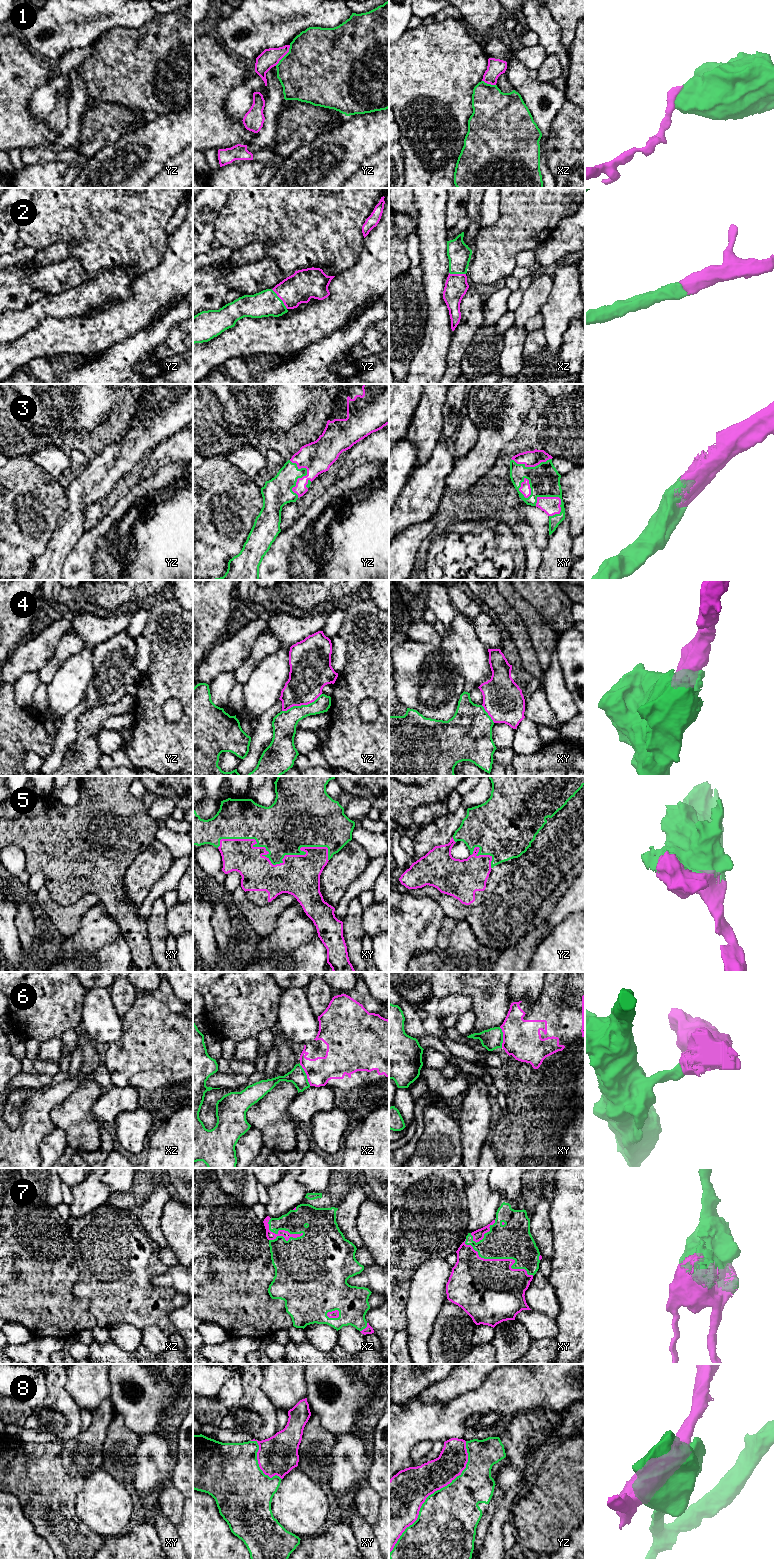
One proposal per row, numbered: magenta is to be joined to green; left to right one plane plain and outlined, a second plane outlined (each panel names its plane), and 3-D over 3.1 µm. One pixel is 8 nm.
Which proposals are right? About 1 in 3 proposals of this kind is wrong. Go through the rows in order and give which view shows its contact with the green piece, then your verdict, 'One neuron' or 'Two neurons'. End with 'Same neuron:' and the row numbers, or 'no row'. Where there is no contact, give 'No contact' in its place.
1: Touches green in yz. Two neurons
2: Touches green in yz. One neuron
3: Touches green in xy. One neuron
4: Touches green in yz. Two neurons
5: Touches green in xy. One neuron
6: Touches green in xz. Two neurons
7: Touches green in xy. One neuron
8: Touches green in yz. Two neurons
Same neuron: 2, 3, 5, 7

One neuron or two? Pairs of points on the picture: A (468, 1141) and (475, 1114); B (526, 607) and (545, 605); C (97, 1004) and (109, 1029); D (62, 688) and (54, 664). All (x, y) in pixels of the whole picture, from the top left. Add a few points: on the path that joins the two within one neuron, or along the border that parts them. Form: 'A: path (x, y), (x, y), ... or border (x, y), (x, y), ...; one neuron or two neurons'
A: path (474, 1134), (475, 1121); one neuron
B: border (516, 590), (548, 624); two neurons
C: path (98, 1010), (99, 1017), (103, 1023); one neuron
D: border (73, 655), (63, 662), (47, 684); two neurons

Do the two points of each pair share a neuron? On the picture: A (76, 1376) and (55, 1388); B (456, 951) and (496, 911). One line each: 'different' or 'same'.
A: different
B: different

